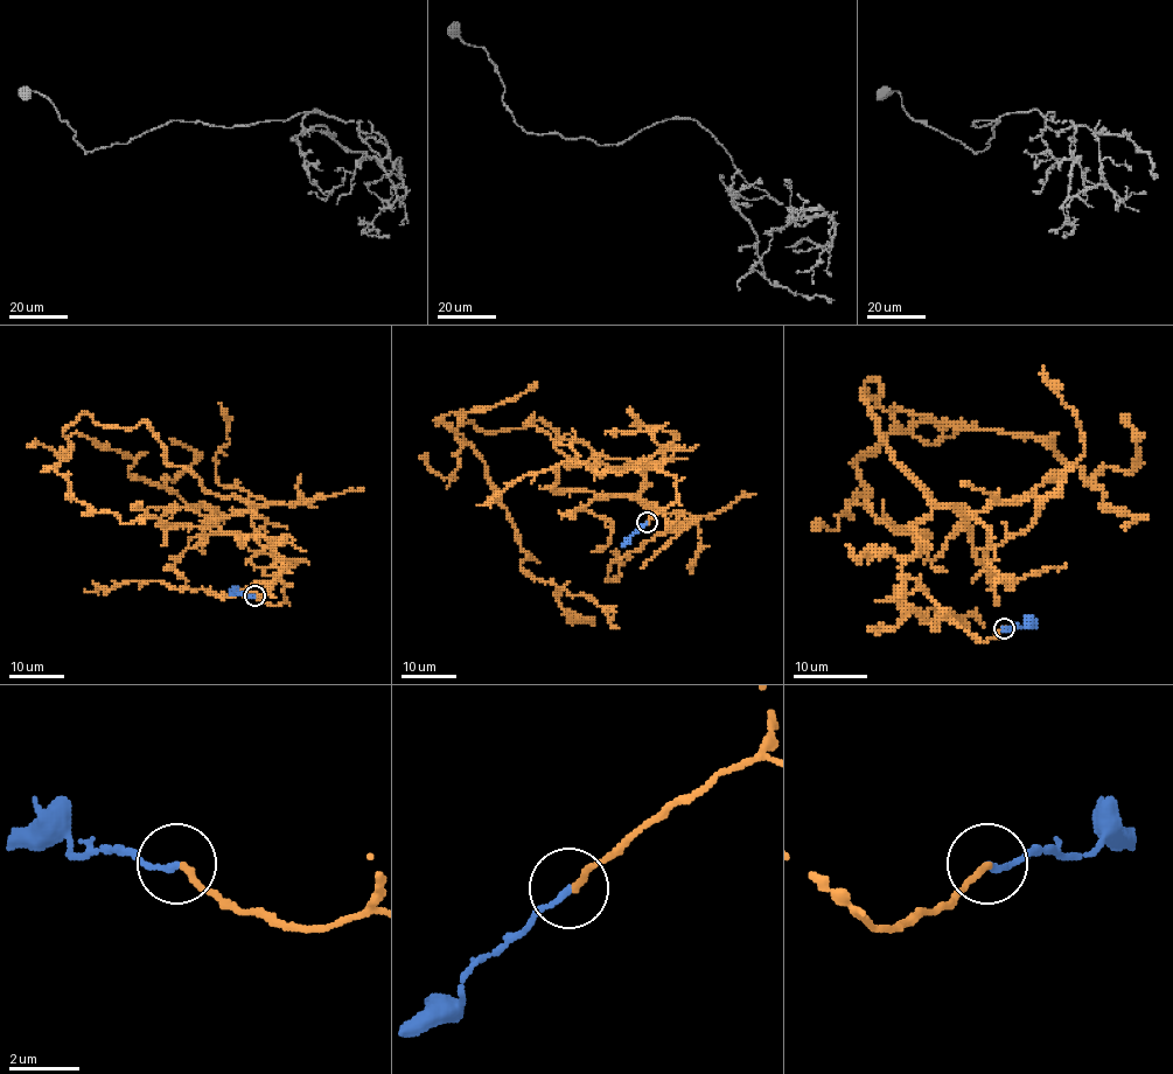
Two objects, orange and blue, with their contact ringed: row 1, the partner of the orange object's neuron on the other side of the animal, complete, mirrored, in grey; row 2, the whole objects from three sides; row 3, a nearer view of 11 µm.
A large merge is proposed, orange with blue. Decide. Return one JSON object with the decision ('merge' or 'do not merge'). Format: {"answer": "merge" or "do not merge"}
{"answer": "merge"}

